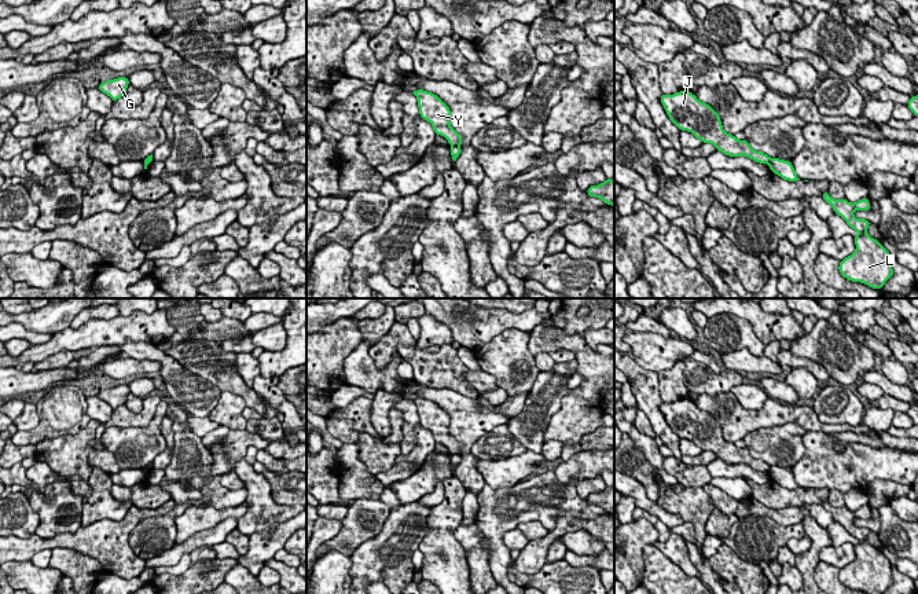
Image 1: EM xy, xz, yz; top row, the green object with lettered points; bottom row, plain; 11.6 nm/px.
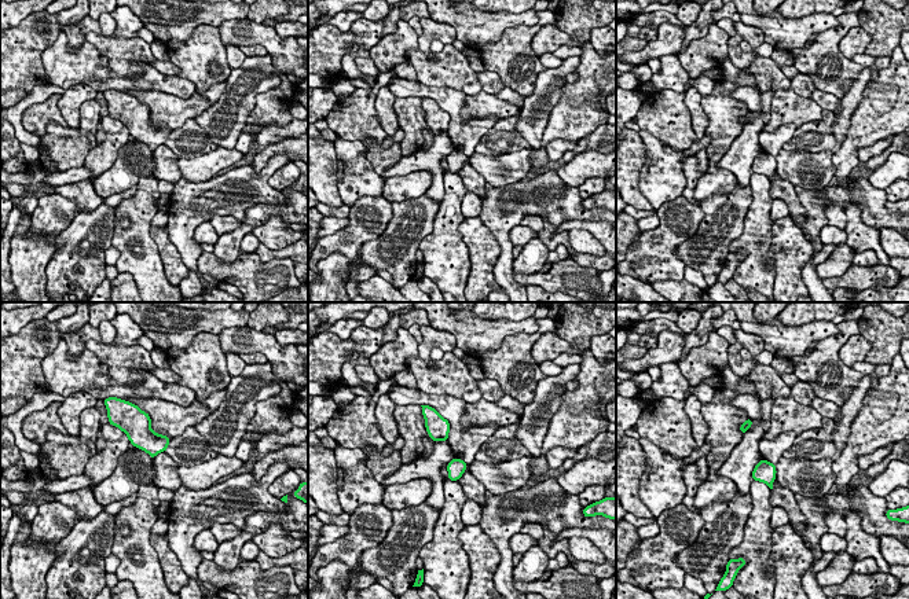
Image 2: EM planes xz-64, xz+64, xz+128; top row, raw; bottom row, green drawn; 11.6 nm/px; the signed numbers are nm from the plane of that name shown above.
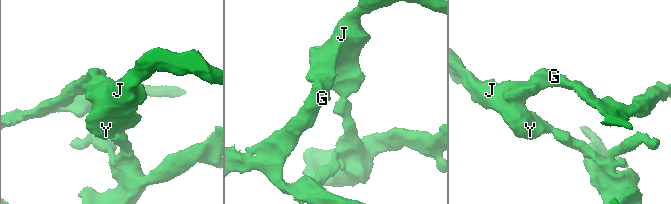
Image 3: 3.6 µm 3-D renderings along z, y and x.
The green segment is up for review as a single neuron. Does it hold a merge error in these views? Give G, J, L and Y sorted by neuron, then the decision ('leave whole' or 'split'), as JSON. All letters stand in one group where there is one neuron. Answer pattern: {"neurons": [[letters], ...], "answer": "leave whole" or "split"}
{"neurons": [["G", "J", "Y"], ["L"]], "answer": "split"}

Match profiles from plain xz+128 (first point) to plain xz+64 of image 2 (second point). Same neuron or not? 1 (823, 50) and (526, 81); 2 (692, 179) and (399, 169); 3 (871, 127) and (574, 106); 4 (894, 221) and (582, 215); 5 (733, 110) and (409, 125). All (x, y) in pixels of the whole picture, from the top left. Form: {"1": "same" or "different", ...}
{"1": "same", "2": "different", "3": "same", "4": "same", "5": "same"}

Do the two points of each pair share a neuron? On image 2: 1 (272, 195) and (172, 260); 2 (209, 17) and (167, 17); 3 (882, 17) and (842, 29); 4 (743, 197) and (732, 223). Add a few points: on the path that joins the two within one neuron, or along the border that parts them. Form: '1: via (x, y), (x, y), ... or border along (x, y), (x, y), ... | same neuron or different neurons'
1: border along (164, 228), (189, 269) | different neurons
2: via (198, 17), (178, 17) | same neuron
3: border along (857, 14), (860, 25) | different neurons
4: via (736, 204), (732, 209), (732, 216) | same neuron

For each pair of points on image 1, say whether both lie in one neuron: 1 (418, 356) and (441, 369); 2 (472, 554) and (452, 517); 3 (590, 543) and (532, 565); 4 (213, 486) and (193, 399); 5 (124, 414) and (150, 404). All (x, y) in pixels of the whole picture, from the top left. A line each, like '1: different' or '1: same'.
1: same
2: different
3: different
4: different
5: same

